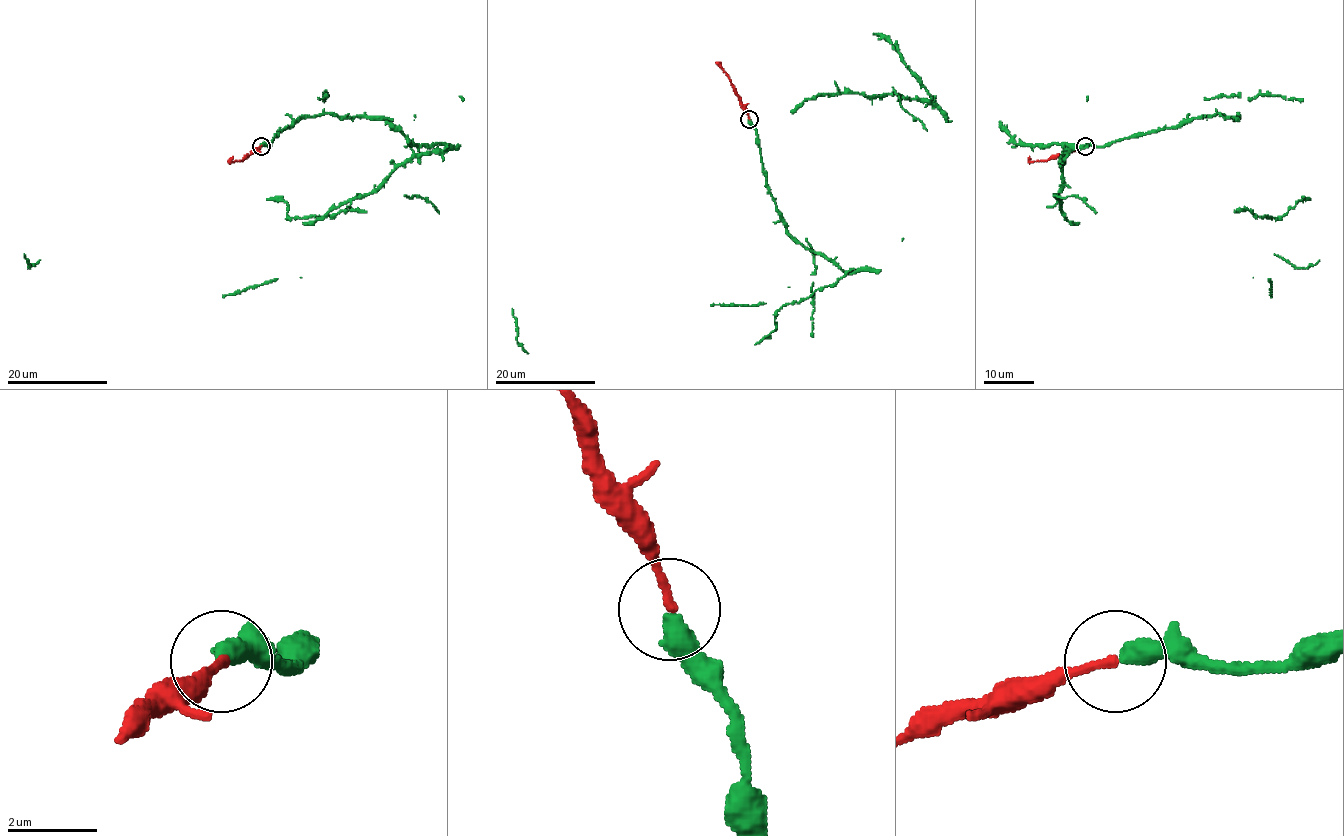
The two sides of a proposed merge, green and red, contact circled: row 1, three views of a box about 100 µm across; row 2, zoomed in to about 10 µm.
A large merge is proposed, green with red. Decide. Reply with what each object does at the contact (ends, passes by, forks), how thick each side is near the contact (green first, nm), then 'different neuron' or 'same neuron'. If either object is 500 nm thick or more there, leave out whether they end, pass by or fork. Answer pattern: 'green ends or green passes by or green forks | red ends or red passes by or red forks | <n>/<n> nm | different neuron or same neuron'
green ends | red ends | 460/190 nm | same neuron

